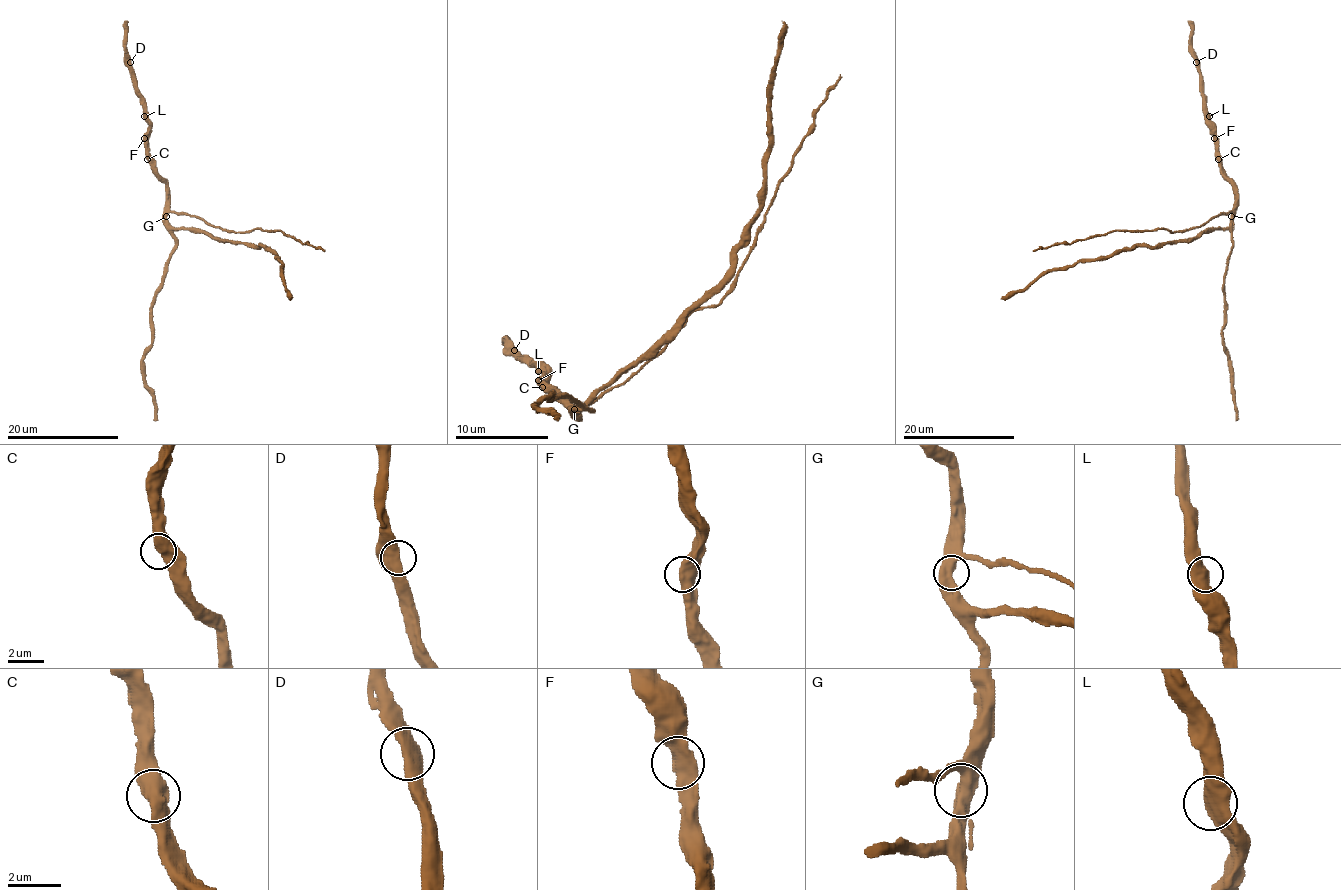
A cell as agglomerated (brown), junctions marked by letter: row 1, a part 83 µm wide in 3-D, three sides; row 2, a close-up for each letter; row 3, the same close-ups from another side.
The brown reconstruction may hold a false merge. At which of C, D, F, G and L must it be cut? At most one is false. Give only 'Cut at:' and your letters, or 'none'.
Cut at: none

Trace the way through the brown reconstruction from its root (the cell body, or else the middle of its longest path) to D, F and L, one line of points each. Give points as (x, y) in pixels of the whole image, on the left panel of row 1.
D: (172, 226), (166, 219), (166, 184), (152, 167), (148, 152), (148, 123), (130, 62)
F: (172, 226), (166, 219), (166, 184), (152, 167), (144, 138)
L: (172, 226), (166, 219), (166, 184), (152, 167), (148, 152), (148, 123), (144, 116)

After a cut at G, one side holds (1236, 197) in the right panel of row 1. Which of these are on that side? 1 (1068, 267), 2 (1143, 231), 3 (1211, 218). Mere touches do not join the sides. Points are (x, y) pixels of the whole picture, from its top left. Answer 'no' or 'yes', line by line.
1: yes
2: no
3: no

